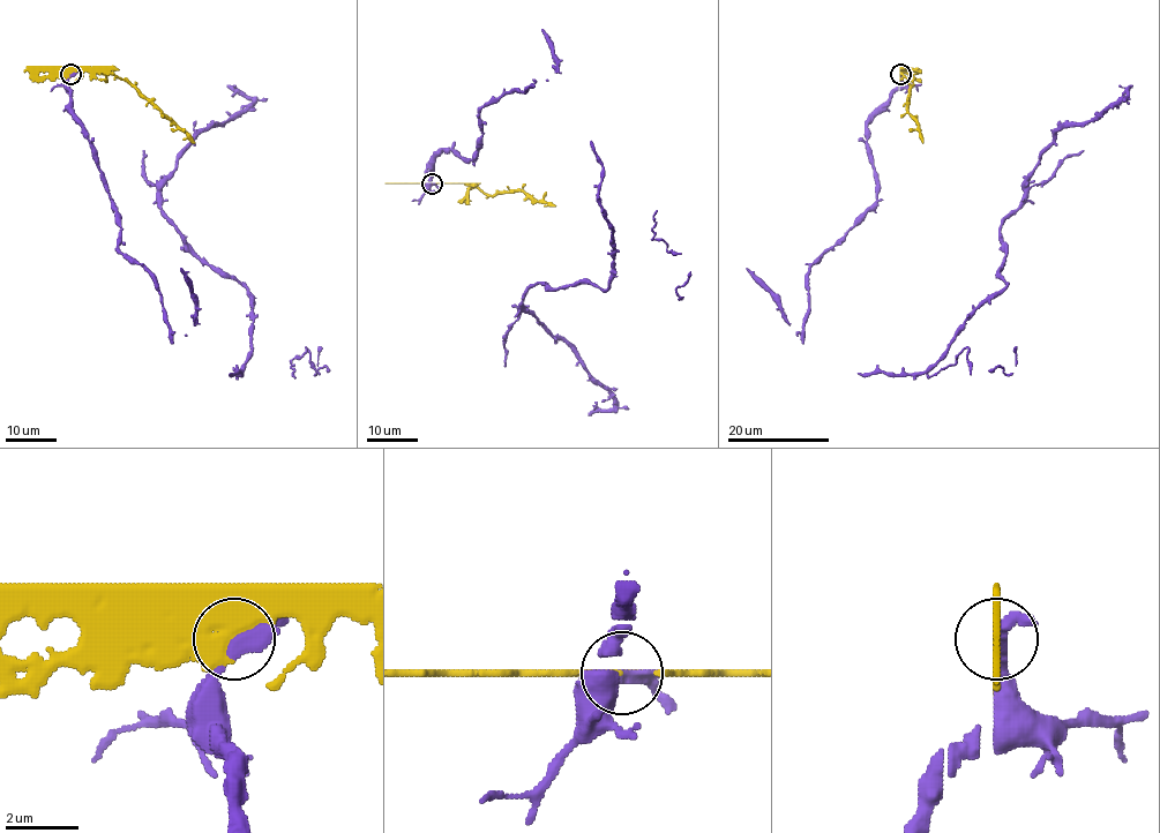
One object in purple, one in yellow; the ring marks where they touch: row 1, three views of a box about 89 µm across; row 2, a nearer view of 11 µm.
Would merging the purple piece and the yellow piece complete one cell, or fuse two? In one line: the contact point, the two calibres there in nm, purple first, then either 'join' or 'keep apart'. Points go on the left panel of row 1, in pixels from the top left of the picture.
place (70, 74); calibres 320 and 500 nm; keep apart

